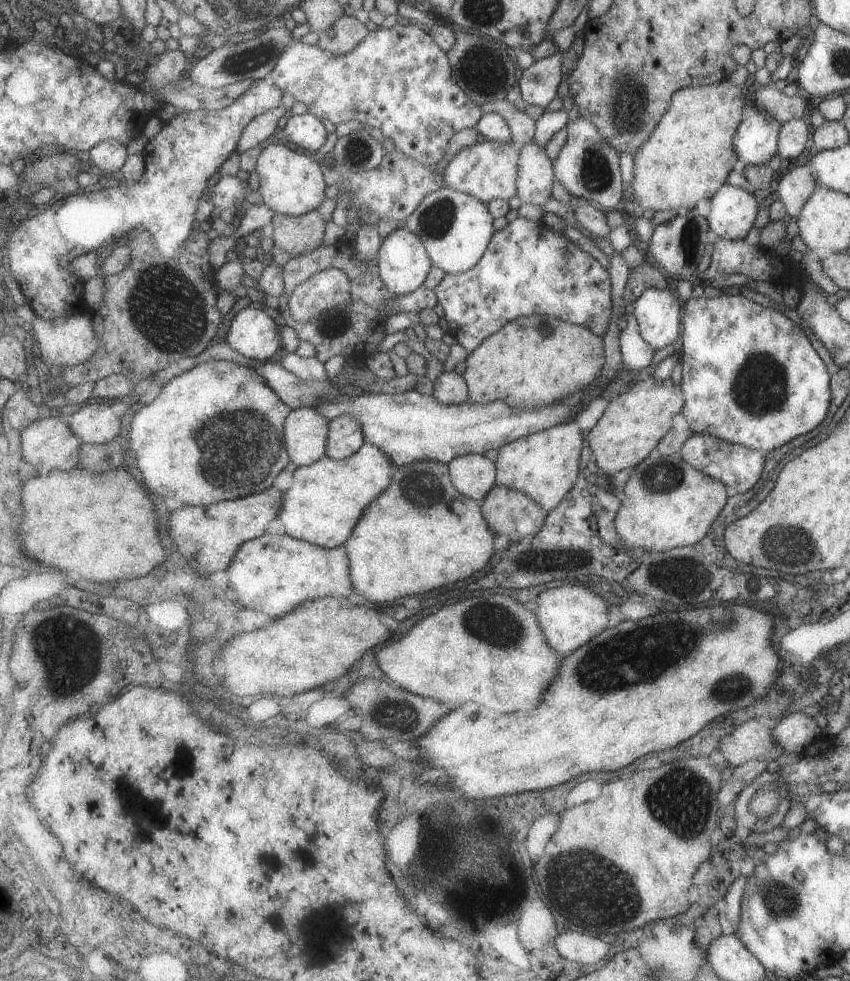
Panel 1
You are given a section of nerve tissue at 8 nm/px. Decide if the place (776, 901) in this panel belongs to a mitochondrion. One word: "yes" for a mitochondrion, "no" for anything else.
yes

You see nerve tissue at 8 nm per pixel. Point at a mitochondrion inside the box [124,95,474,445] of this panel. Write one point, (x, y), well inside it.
(182, 306)

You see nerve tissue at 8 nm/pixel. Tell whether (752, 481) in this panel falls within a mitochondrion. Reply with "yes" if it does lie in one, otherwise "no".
no

